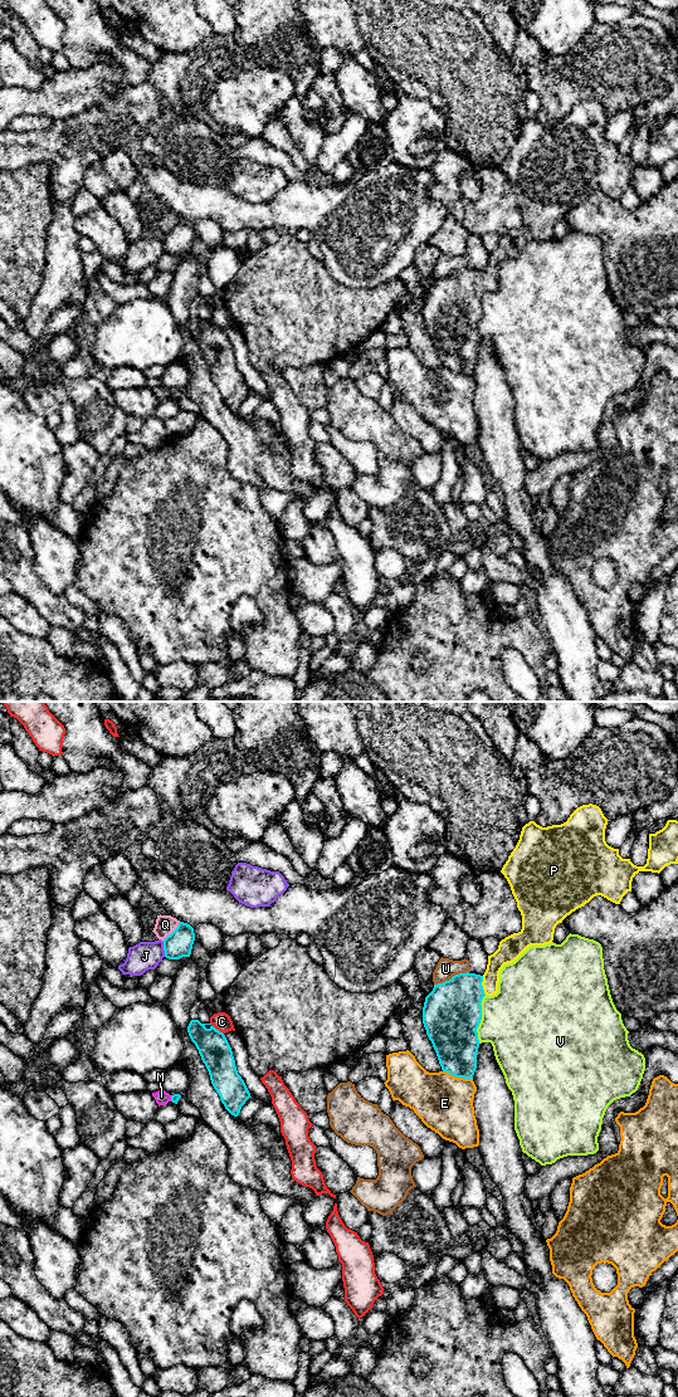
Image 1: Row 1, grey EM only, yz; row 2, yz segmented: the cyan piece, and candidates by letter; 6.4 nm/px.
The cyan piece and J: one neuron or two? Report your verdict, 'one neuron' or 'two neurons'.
two neurons

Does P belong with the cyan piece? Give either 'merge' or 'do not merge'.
merge

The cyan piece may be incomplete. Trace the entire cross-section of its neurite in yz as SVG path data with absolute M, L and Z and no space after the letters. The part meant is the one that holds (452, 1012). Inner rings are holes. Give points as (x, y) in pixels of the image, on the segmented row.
M589 803L577 807L561 825L542 827L530 821L522 827L518 842L501 870L521 912L522 929L499 942L498 949L488 956L483 976L469 972L455 975L449 981L434 985L425 997L423 1024L443 1071L455 1078L473 1079L479 1047L477 1029L482 1020L481 1003L484 996L498 992L499 972L504 964L514 962L531 946L552 943L556 925L594 897L601 895L620 904L623 897L631 892L633 878L639 871L659 874L665 866L678 864L677 820L668 820L662 830L649 834L644 866L623 859L619 849L606 844L608 821L599 806Z

